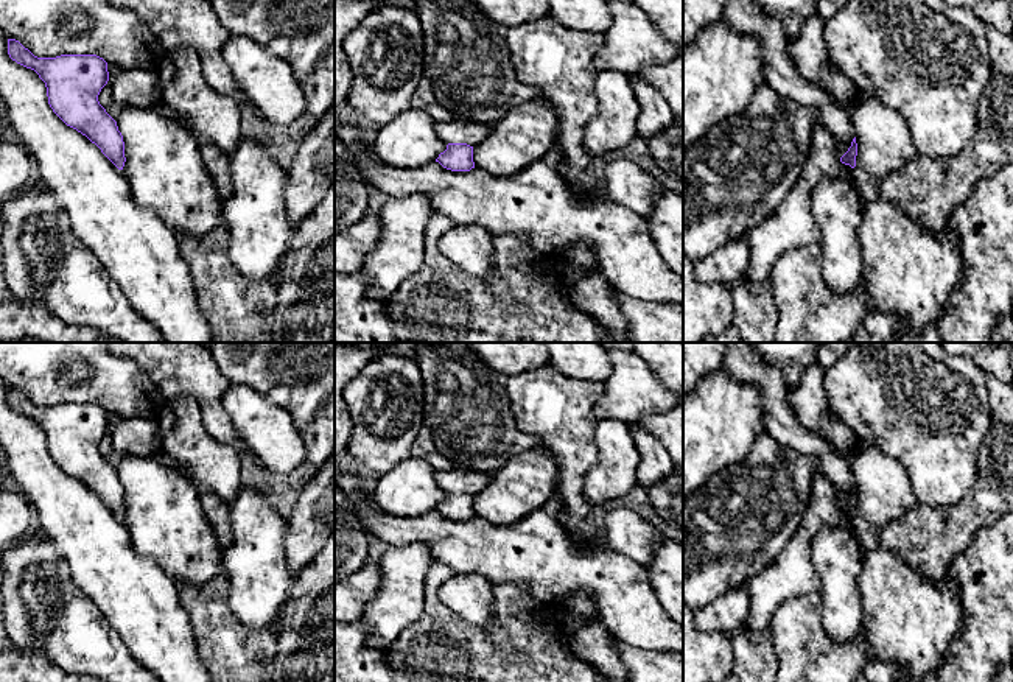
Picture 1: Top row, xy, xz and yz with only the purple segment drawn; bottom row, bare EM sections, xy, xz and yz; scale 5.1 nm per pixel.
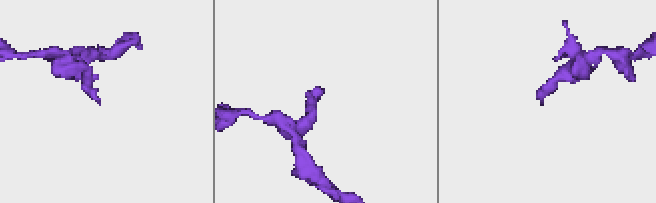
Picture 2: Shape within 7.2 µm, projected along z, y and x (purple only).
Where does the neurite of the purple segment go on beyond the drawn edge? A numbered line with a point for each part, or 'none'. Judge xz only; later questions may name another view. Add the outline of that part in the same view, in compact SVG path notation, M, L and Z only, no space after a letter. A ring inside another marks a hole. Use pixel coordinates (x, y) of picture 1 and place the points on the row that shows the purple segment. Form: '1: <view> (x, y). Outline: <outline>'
1: xz (459, 130). Outline: M454 118L447 123L437 123L436 132L447 143L467 143L470 146L476 146L489 137L492 126L476 120Z

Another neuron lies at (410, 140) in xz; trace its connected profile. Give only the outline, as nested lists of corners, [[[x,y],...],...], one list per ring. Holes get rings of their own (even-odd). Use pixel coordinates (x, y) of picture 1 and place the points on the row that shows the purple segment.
[[[411,107],[370,132],[370,153],[378,162],[394,168],[419,168],[434,162],[448,145],[437,135],[436,125],[426,112]]]

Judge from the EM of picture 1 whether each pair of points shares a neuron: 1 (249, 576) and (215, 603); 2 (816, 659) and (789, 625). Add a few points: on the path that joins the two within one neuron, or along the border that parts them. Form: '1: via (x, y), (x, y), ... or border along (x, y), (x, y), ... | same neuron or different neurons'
1: border along (224, 575), (229, 584), (229, 609), (245, 625) | different neurons
2: via (808, 651), (797, 632) | same neuron

